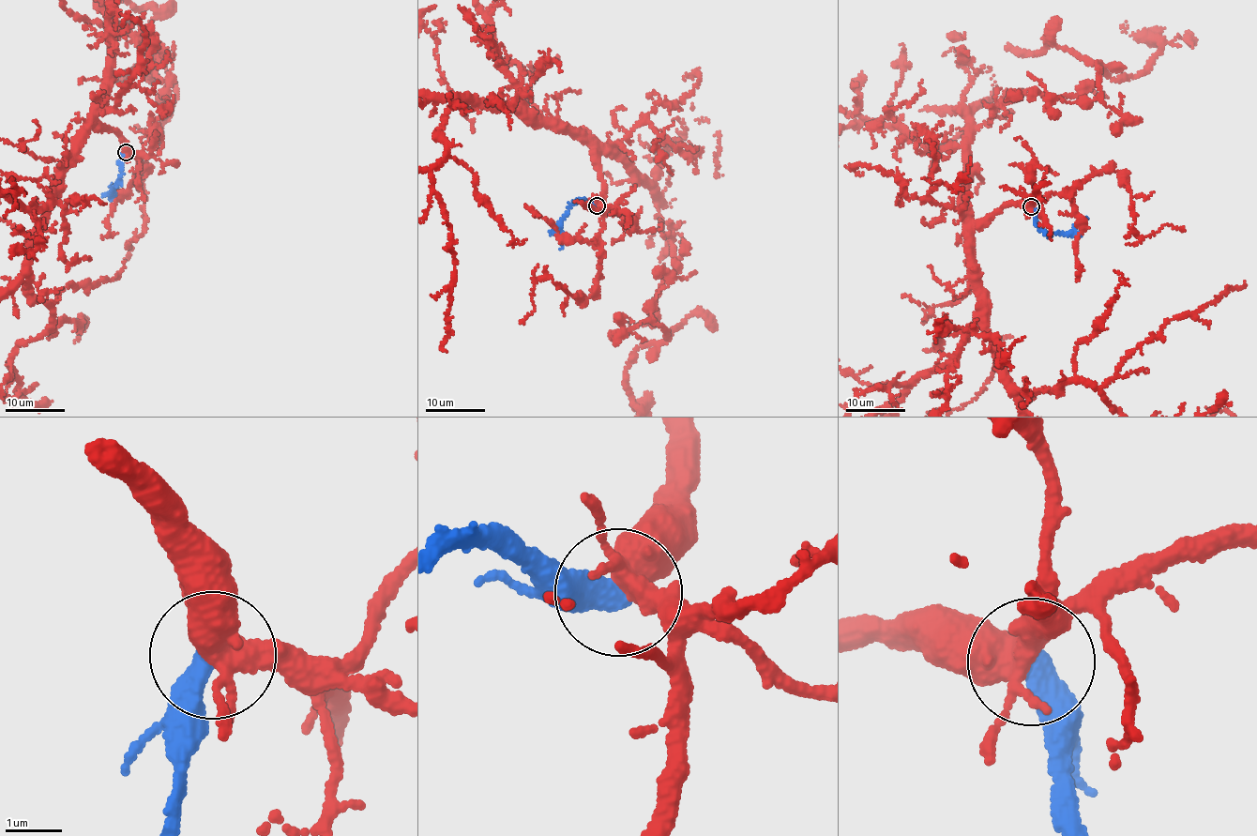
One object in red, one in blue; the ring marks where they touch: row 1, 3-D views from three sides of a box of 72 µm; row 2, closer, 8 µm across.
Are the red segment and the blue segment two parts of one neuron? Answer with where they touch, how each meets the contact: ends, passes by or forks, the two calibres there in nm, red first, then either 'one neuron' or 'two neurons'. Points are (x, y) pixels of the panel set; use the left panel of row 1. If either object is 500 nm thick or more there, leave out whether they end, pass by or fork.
(126, 152) | red forks | blue ends | 420/480 nm | two neurons

